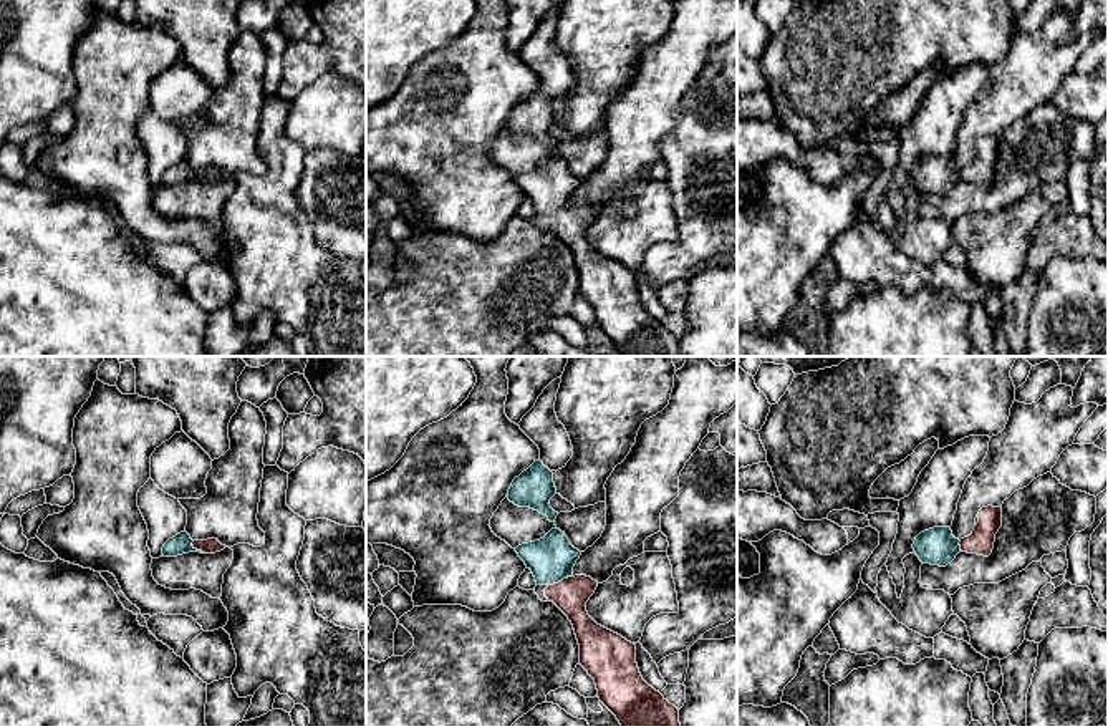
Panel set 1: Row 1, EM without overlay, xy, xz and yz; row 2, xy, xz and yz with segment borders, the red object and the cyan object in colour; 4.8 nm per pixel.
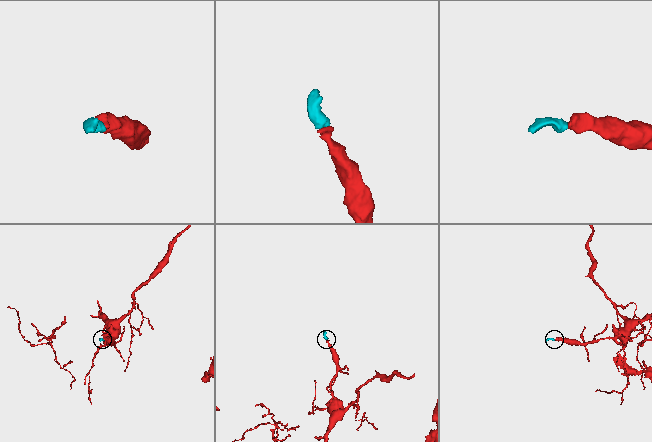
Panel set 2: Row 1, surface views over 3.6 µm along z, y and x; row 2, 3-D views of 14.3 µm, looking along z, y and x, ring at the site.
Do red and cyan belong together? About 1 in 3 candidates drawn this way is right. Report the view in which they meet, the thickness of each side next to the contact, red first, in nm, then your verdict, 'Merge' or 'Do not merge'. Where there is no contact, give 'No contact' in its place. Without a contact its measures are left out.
Touches red in xz. Thickness 170 nm (red) against 220 nm. Merge

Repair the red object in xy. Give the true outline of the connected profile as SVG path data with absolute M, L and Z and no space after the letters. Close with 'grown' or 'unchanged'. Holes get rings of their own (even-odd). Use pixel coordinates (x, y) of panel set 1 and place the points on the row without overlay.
M184 159L164 172L162 184L177 186L189 181L215 182L224 177L225 174L222 174L217 167L192 169L190 164Z; grown

